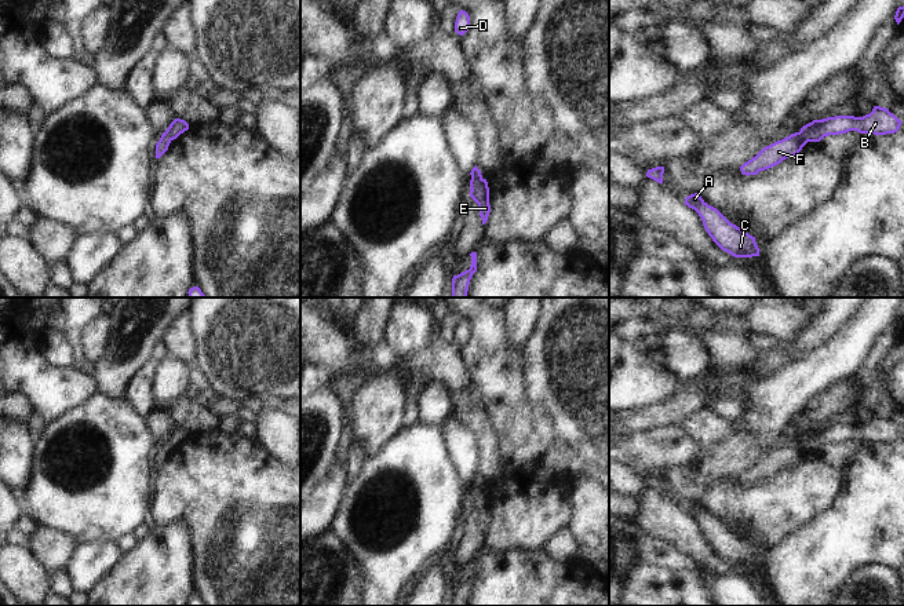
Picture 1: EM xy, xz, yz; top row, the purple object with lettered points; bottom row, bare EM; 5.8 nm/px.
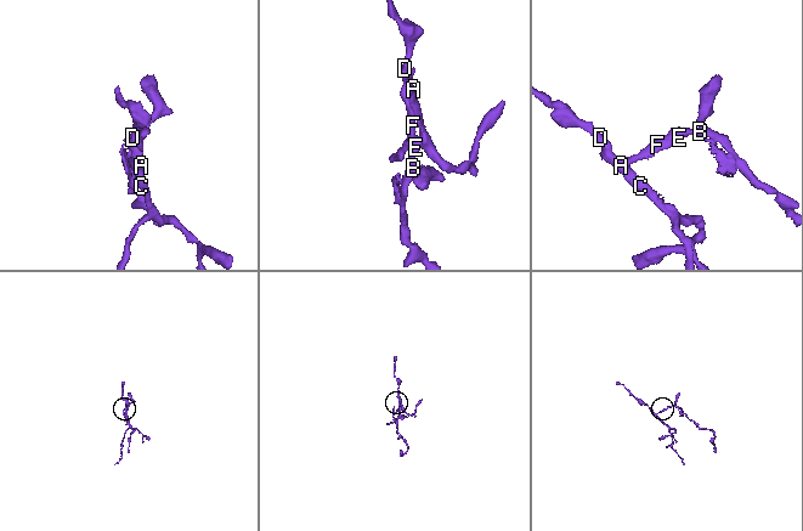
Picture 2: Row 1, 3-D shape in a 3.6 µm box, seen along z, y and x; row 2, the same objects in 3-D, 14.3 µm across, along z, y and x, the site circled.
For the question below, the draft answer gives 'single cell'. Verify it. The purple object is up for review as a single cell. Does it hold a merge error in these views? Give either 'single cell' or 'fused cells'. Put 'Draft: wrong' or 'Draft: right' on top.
Draft: right
single cell

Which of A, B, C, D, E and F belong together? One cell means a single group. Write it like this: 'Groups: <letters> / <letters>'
Groups: A B C D E F.

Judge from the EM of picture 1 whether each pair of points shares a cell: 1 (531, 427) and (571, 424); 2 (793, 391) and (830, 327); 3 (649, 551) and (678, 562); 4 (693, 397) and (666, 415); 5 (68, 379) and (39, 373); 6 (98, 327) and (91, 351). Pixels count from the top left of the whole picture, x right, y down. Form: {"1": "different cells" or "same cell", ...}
{"1": "different cells", "2": "different cells", "3": "same cell", "4": "same cell", "5": "same cell", "6": "same cell"}

